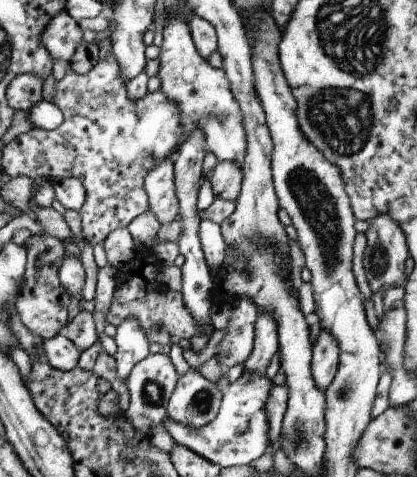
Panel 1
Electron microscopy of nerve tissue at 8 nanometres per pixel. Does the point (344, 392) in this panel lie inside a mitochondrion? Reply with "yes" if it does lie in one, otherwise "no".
yes

